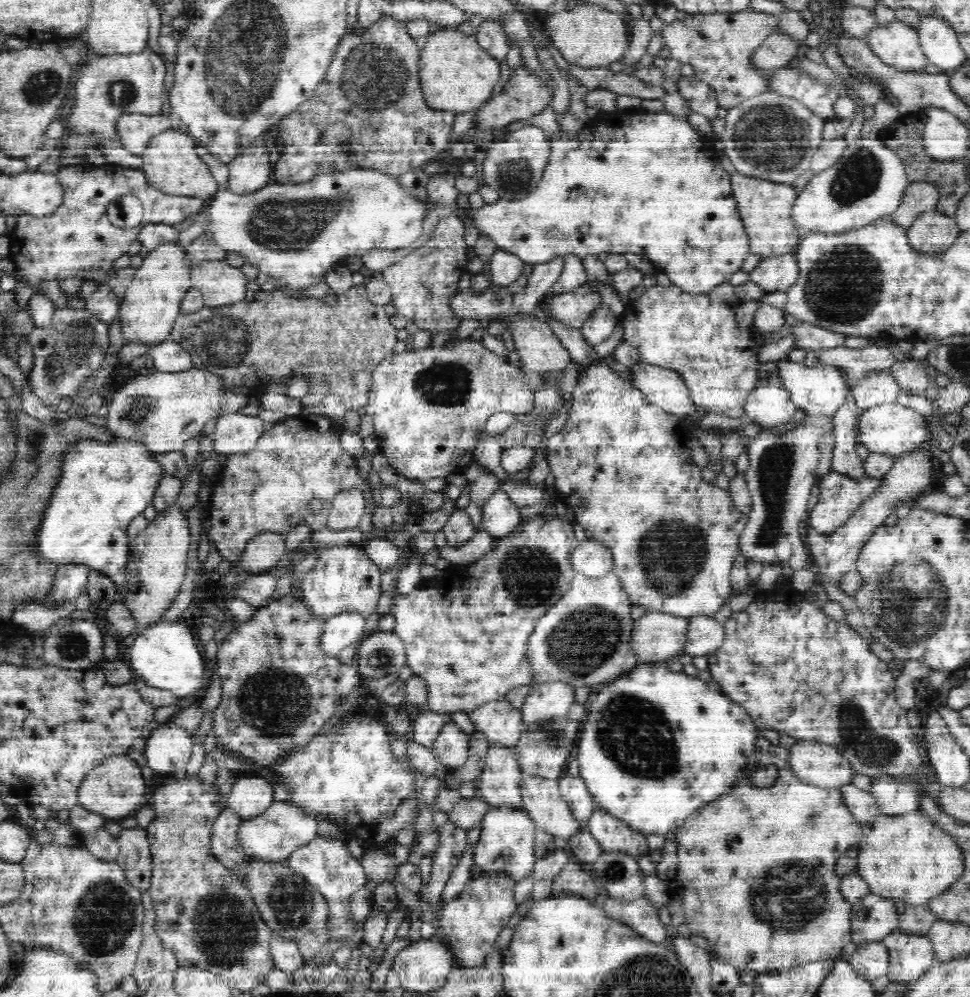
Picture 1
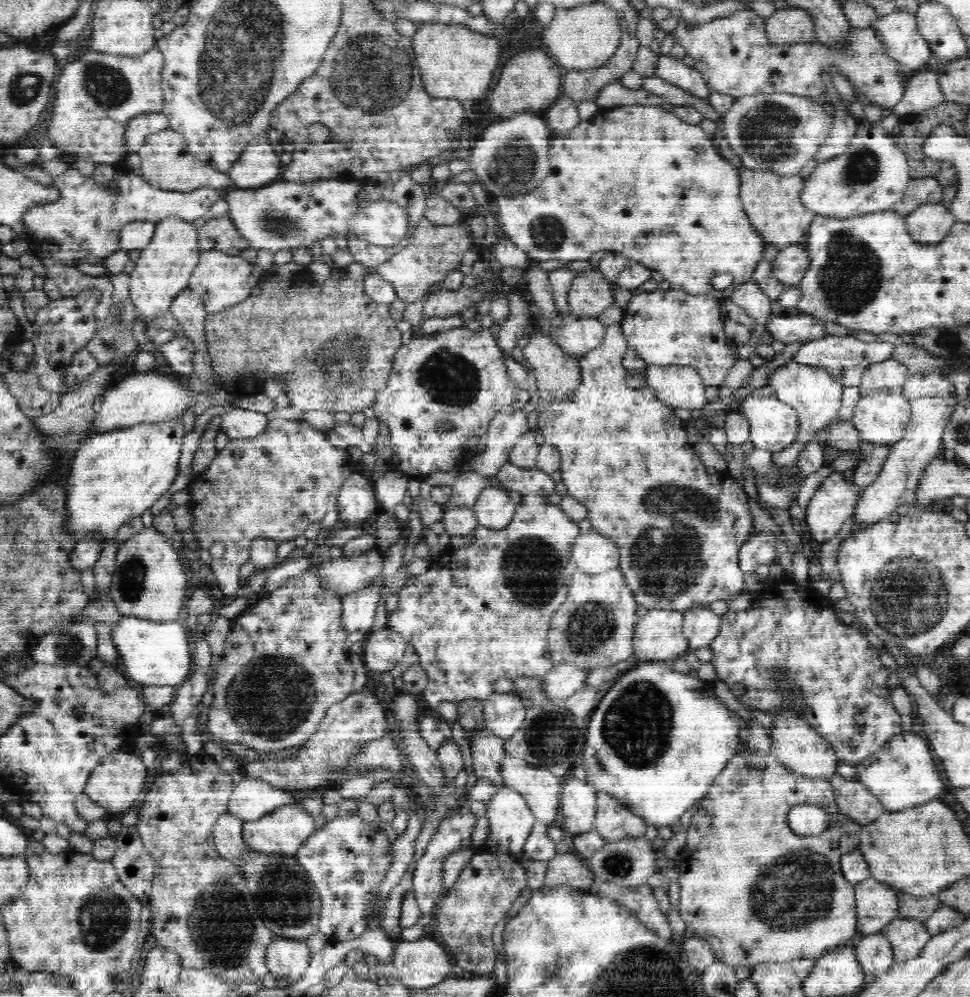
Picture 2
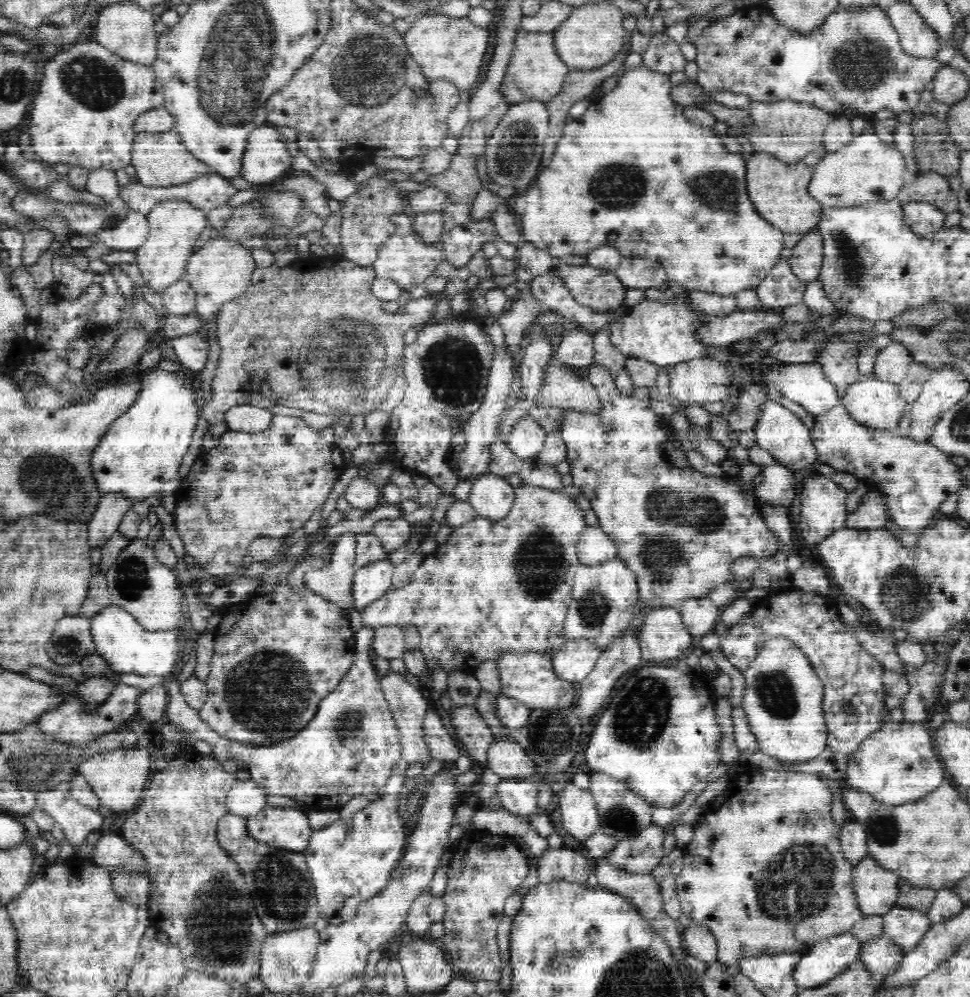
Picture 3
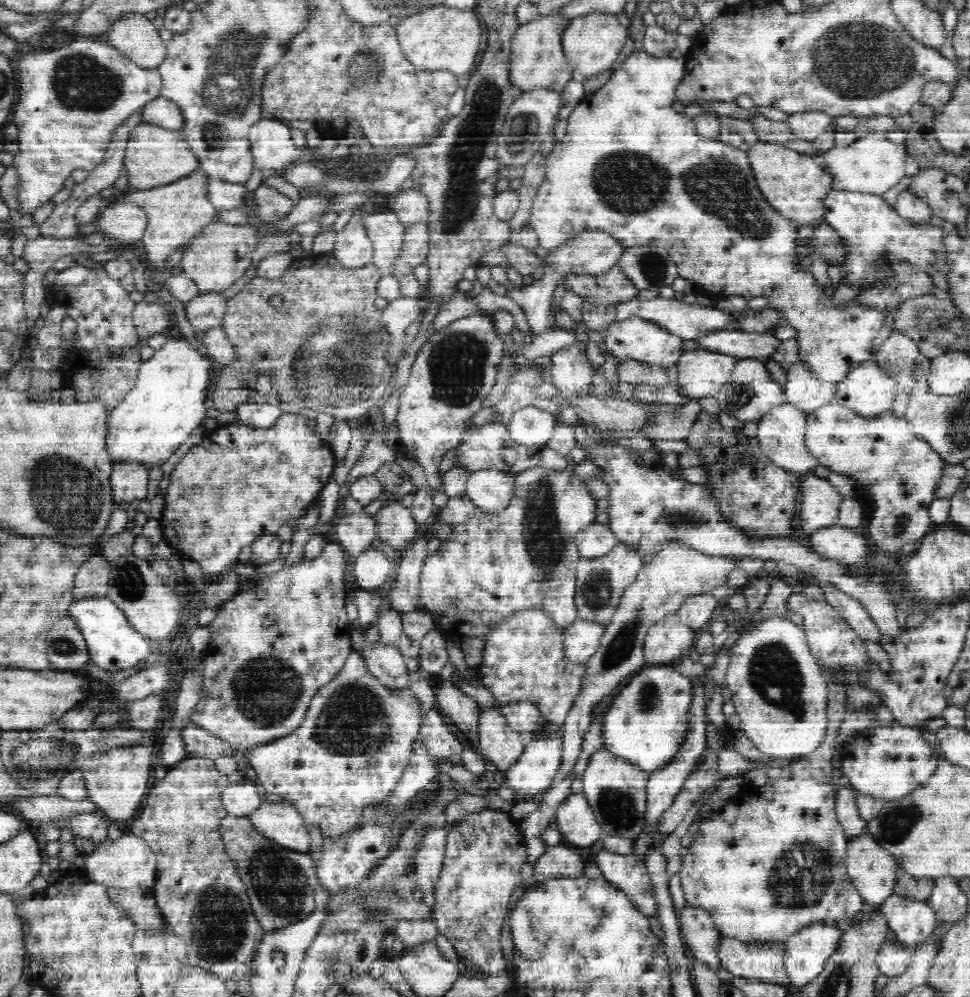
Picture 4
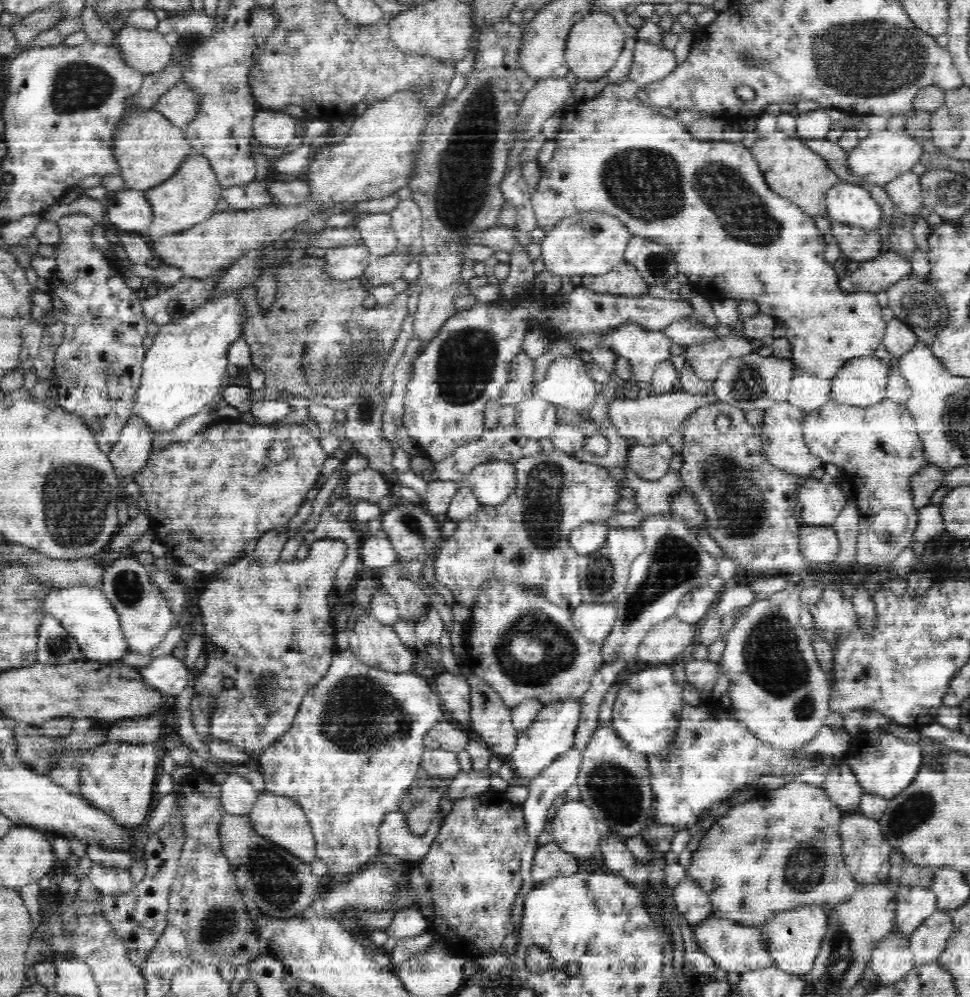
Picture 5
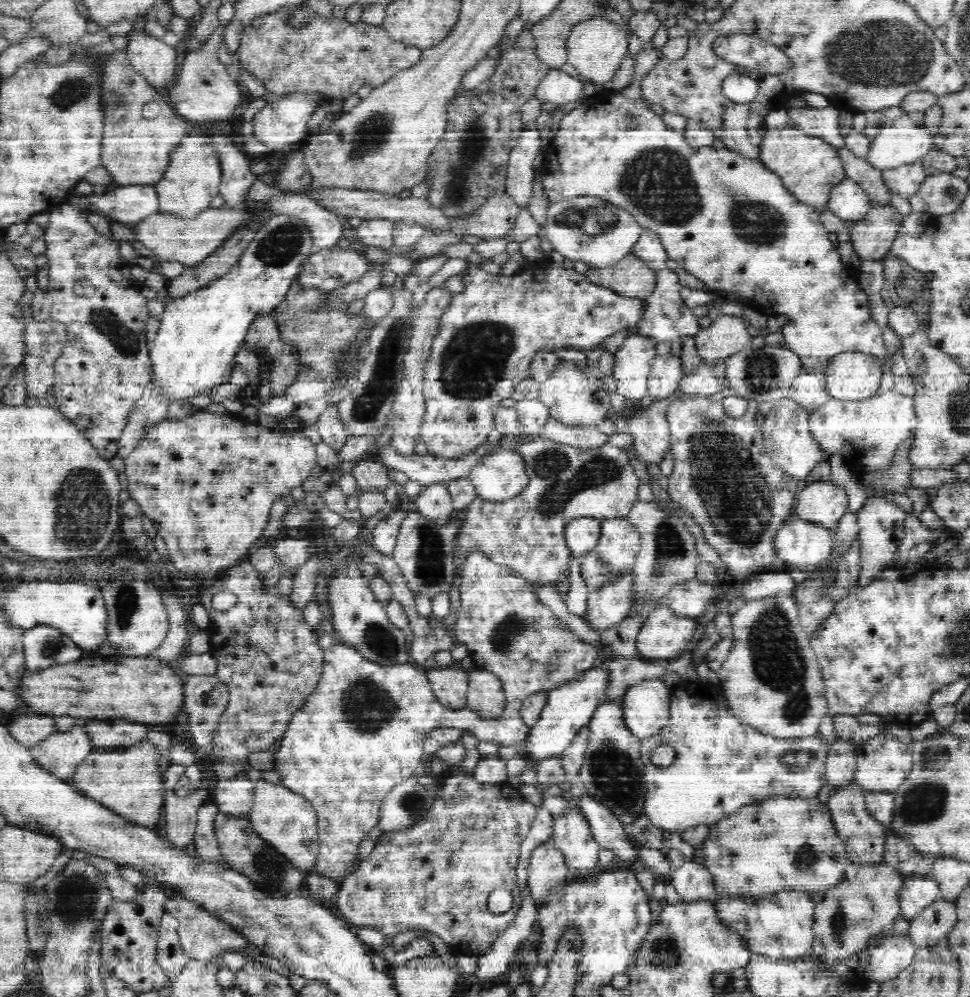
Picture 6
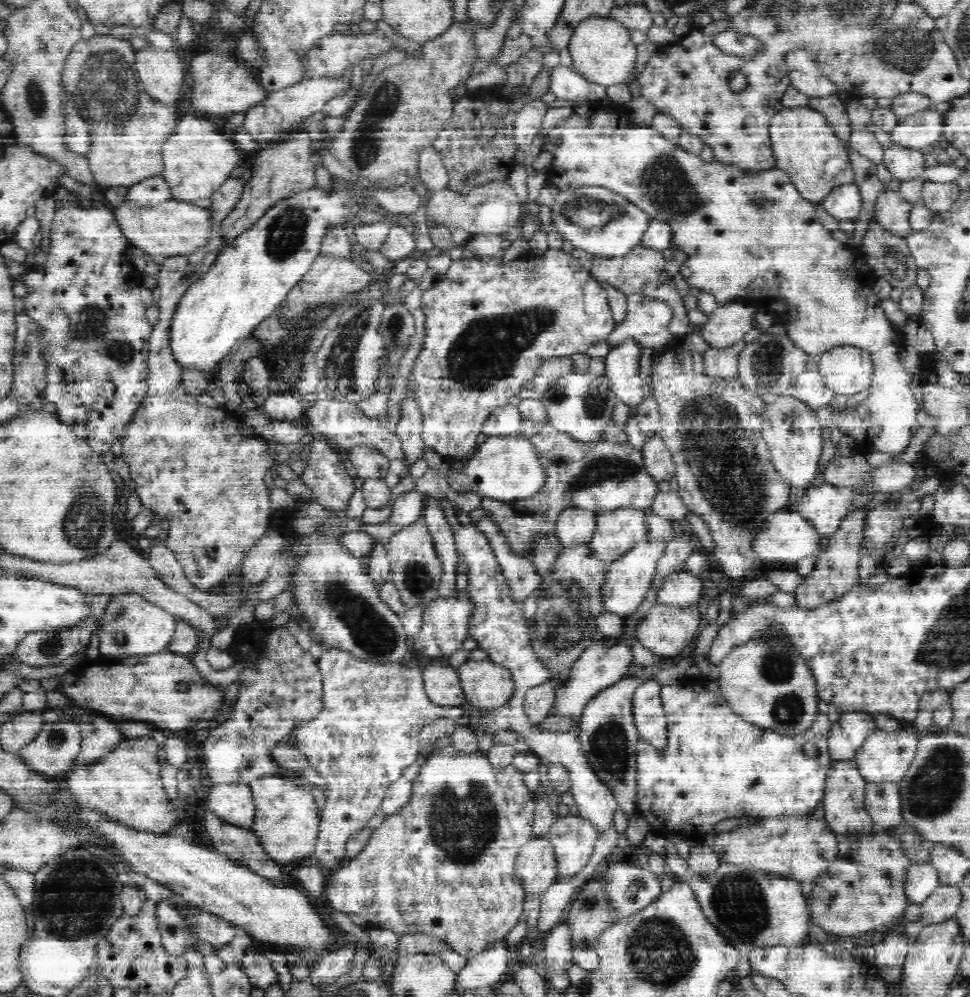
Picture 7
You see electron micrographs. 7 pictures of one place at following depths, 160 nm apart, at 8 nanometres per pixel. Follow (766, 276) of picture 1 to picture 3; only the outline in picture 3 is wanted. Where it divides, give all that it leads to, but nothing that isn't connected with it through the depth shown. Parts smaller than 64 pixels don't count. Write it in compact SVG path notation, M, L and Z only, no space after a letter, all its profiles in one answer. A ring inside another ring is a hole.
M817 229L805 233L797 242L788 258L793 273L800 280L812 281L819 278L824 262L823 236Z

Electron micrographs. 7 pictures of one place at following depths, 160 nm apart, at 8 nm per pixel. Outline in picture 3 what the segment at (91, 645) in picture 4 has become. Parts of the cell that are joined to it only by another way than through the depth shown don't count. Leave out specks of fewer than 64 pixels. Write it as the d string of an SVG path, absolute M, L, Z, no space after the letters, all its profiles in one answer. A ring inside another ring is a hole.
M114 603L102 606L88 618L90 636L112 672L116 674L166 675L172 671L182 646L182 636L176 631L152 632L140 626L136 619L121 606Z

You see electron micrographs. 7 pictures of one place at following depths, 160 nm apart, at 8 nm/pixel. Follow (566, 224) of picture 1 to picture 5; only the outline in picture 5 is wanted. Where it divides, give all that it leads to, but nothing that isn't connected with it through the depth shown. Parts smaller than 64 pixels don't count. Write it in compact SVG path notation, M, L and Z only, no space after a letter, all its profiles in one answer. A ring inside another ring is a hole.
M635 41L634 62L628 82L620 86L608 85L596 98L592 100L579 101L566 109L562 114L563 119L559 126L556 126L556 148L552 154L551 161L548 161L542 168L542 176L539 185L532 193L532 204L535 210L537 224L546 232L558 222L565 213L580 210L604 210L620 218L632 233L646 236L654 242L665 246L676 264L676 268L683 275L688 277L689 283L693 284L697 291L705 292L710 289L718 289L722 292L722 299L744 299L758 300L758 309L763 314L769 315L781 324L786 324L786 338L788 338L792 359L797 369L805 373L826 377L830 380L836 375L840 366L847 362L848 358L872 356L876 352L879 343L883 341L886 329L886 322L881 316L878 296L874 293L844 289L842 278L839 279L834 262L826 258L829 236L826 231L816 227L814 216L806 210L802 210L796 202L787 196L778 194L767 183L763 170L760 170L759 162L754 158L751 150L741 143L729 143L727 141L697 141L690 136L687 127L676 118L669 118L656 112L656 108L642 103L637 96L640 86L654 82L674 70L677 66L674 53L663 47L662 43Z

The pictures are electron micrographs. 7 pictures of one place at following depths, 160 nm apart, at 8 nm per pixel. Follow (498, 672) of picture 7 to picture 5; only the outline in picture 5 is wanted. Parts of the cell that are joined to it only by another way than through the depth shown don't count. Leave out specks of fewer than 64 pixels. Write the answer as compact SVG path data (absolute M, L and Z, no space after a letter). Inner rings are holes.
M470 674L470 683L471 726L494 753L507 759L519 734L512 722L512 709L486 678Z

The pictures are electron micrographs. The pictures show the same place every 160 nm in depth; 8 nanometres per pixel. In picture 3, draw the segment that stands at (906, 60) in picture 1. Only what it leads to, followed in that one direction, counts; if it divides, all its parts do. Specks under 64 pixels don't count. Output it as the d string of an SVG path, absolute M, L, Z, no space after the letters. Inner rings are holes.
M896 1L887 13L895 29L899 31L904 50L924 57L936 56L942 46L939 31L927 22L910 1Z

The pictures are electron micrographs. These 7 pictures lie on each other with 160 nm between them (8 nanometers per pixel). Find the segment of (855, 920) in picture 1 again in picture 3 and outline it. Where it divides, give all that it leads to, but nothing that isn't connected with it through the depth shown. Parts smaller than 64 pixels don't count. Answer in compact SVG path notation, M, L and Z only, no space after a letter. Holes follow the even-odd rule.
M872 852L851 864L850 876L863 915L884 915L896 903L900 875L883 866Z

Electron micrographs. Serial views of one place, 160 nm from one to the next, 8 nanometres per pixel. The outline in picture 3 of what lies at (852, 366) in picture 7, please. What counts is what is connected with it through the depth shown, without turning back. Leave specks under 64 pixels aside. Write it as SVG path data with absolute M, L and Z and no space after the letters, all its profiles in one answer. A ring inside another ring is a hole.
M860 374L842 393L840 402L850 417L872 427L894 427L907 403L899 395L896 383Z

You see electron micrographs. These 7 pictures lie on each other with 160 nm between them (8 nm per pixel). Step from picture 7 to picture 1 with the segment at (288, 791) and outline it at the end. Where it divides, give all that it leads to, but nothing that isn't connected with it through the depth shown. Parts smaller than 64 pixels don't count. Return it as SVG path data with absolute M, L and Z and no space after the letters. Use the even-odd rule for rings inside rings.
M288 801L274 802L260 817L240 824L238 835L240 849L246 856L255 860L286 862L300 846L316 838L319 821L302 806Z

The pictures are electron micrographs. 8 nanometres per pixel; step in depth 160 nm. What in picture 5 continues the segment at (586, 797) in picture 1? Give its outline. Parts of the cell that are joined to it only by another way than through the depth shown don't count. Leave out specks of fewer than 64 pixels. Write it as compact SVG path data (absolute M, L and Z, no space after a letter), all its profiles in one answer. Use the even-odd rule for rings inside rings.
M582 800L567 801L551 822L551 839L575 860L586 860L599 850L601 823Z

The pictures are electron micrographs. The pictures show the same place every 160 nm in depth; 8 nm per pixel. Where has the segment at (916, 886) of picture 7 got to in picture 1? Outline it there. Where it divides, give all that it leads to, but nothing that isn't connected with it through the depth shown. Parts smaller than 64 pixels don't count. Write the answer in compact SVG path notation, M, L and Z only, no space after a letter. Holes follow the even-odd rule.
M898 928L886 934L882 941L889 952L889 979L918 978L936 961L932 941L922 934Z

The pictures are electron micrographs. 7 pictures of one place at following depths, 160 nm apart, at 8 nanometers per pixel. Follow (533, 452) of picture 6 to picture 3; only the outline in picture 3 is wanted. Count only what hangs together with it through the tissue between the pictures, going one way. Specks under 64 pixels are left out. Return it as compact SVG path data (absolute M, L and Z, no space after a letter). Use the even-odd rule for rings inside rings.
M521 483L515 487L515 499L510 512L500 520L490 520L489 518L476 515L472 520L464 522L460 526L453 527L449 539L436 548L436 552L427 554L426 558L420 563L414 571L408 584L404 584L402 588L388 588L384 594L366 602L358 610L360 612L360 622L362 628L372 629L380 626L398 625L404 626L411 622L419 628L421 636L419 649L424 653L425 664L430 669L430 660L437 658L445 670L450 670L452 666L463 666L464 670L473 672L477 665L484 660L493 660L500 650L506 647L518 647L519 650L527 650L529 647L535 647L535 650L548 650L554 654L552 650L556 650L560 646L560 642L564 642L564 622L568 616L568 608L572 602L572 582L574 582L574 574L549 574L548 572L570 572L572 566L570 562L578 562L577 542L579 541L582 531L588 526L584 519L585 512L576 505L576 498L567 496L564 487L548 488L546 486L538 486L532 483Z

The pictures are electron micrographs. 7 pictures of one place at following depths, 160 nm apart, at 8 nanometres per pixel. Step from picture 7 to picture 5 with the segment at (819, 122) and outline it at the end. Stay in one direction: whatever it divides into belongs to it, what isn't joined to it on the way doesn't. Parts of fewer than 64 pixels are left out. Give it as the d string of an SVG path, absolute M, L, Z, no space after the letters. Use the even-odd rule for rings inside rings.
M776 129L758 139L749 149L759 162L760 170L763 170L772 190L791 198L802 210L806 210L812 216L825 214L827 210L825 194L840 182L841 178L832 170L827 159L811 147L807 139Z

